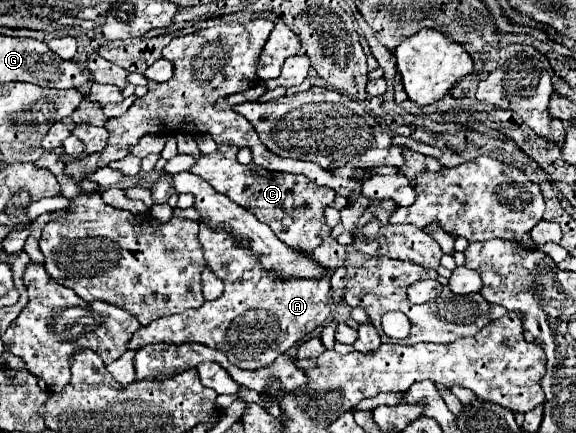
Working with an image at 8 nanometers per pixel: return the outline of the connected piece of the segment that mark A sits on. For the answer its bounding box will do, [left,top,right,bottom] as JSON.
[128,221,330,369]

